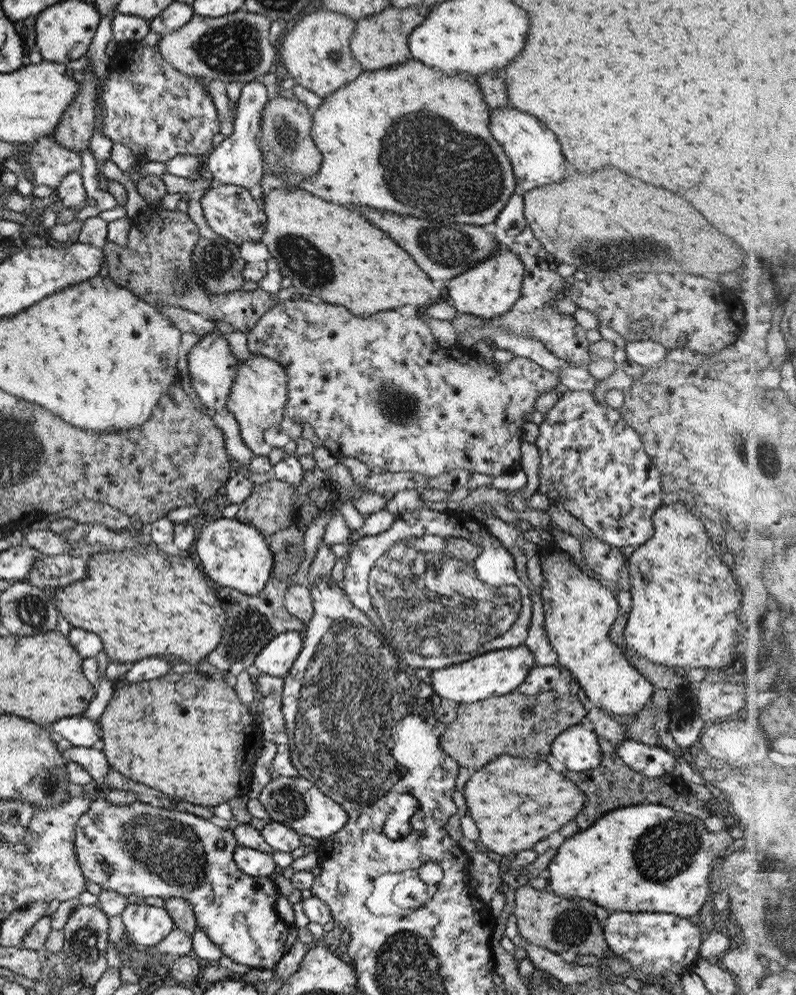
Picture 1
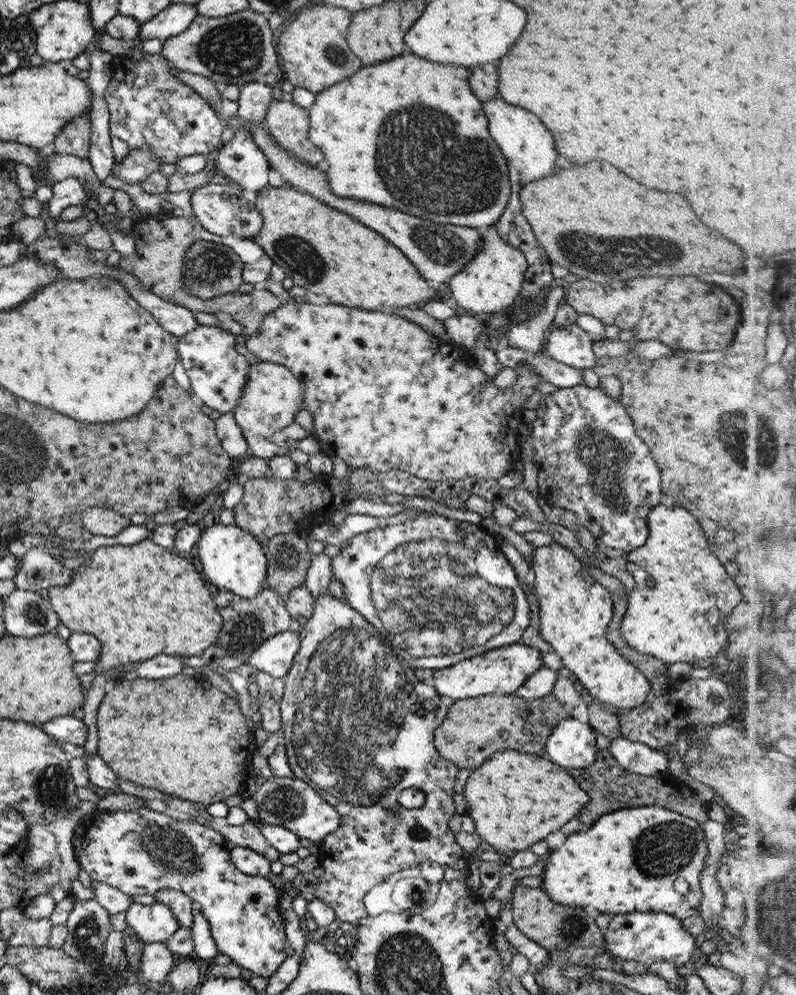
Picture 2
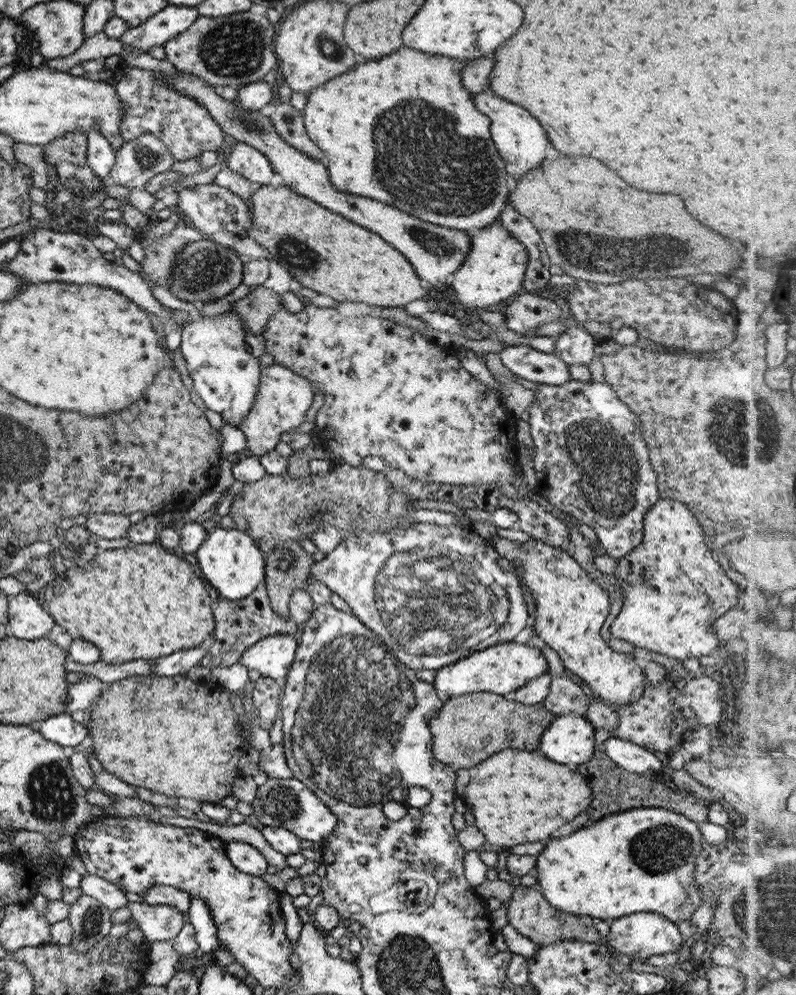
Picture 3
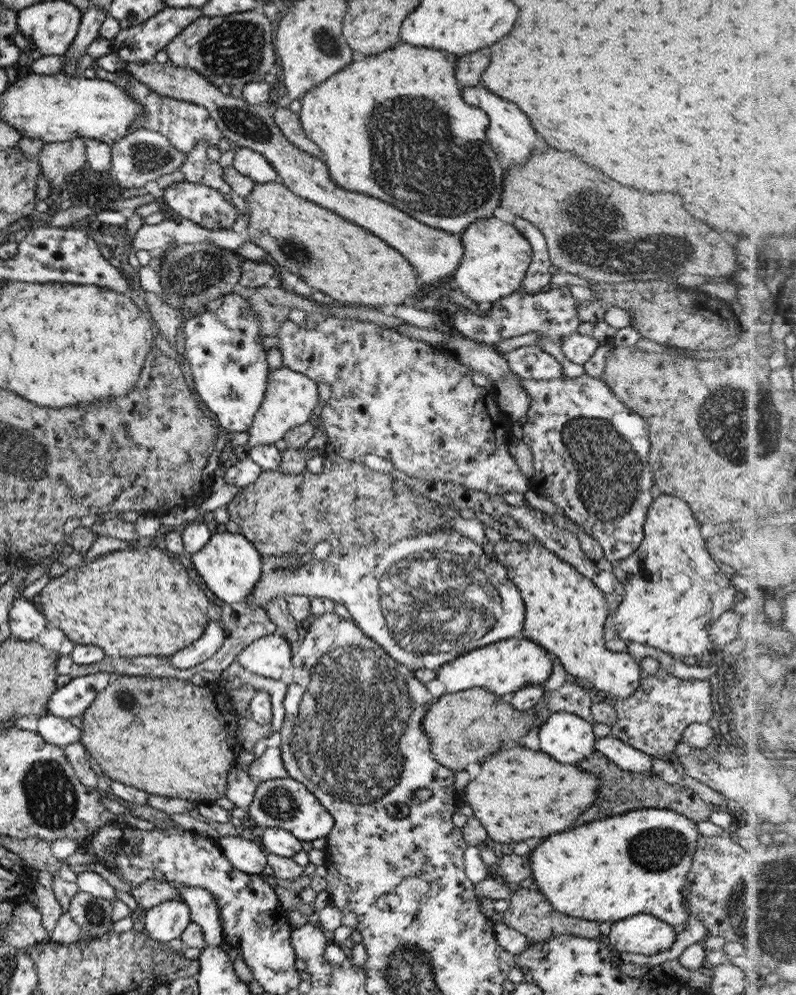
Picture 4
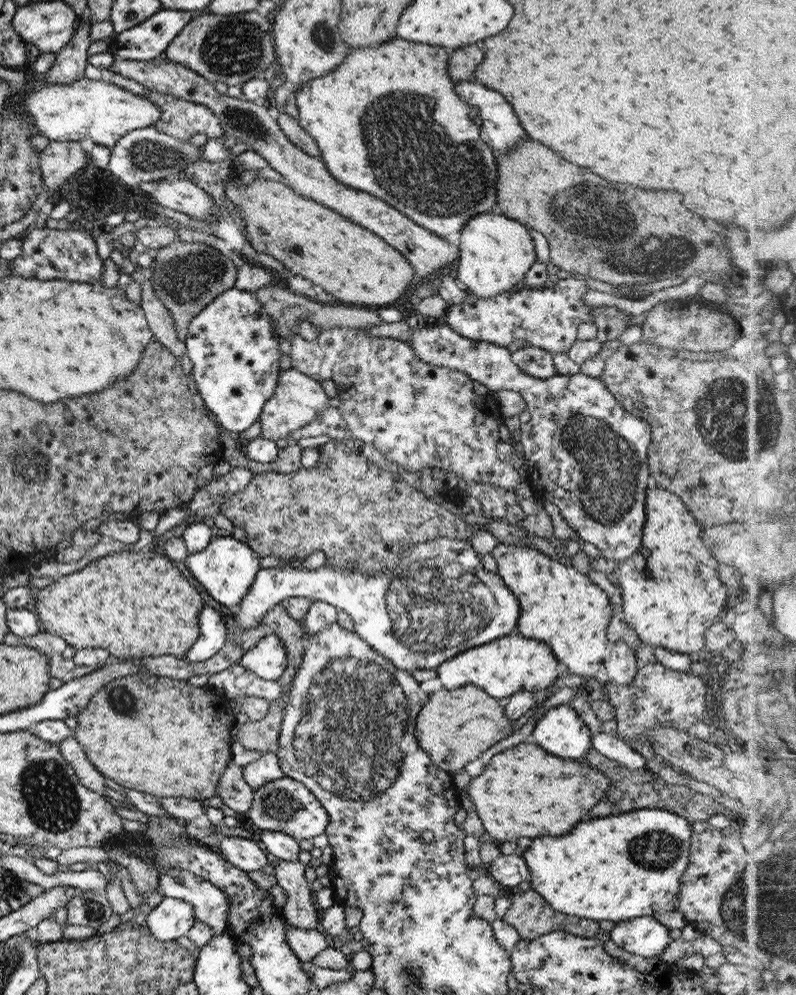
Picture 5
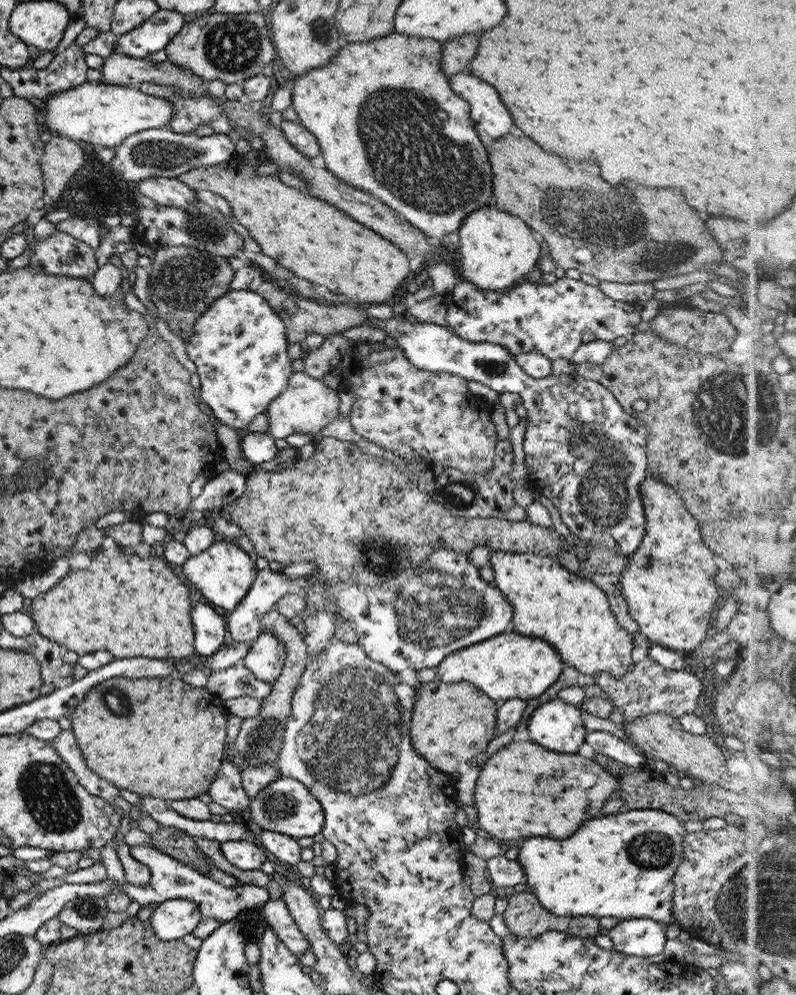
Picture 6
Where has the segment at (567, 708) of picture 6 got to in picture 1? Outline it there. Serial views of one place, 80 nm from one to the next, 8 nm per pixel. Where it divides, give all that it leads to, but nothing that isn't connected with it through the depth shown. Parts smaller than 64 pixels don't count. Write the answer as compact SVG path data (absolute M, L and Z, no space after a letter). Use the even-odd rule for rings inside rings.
M579 723L564 728L550 744L553 758L557 758L567 770L591 770L601 760L597 736Z

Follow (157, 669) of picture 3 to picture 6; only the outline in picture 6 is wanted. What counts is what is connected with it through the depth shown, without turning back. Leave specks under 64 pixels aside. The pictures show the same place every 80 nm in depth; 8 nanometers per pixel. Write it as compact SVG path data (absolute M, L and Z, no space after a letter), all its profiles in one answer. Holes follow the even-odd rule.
M193 603L190 606L190 619L194 632L193 648L195 658L209 656L217 651L225 636L223 618L206 603Z

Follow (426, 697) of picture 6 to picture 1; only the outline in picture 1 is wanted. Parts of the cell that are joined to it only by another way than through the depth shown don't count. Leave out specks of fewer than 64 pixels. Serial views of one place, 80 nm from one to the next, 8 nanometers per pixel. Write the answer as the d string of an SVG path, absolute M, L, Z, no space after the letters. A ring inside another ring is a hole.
M554 690L527 696L519 692L511 692L501 696L490 696L489 698L470 703L458 703L455 720L444 728L439 735L439 748L449 757L455 760L459 766L475 768L479 770L483 764L487 764L497 754L509 754L527 758L527 754L535 754L545 758L550 752L550 744L564 728L577 724L586 716L587 702L583 700L578 690L570 690L568 693L558 694Z

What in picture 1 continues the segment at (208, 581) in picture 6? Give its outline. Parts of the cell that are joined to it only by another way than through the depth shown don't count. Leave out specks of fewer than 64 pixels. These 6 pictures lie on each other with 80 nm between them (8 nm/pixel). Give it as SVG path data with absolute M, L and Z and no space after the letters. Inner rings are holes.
M213 518L201 527L195 542L195 554L201 562L202 573L216 587L227 587L241 594L253 596L267 584L272 576L273 559L267 538L256 528L243 524L235 518Z

